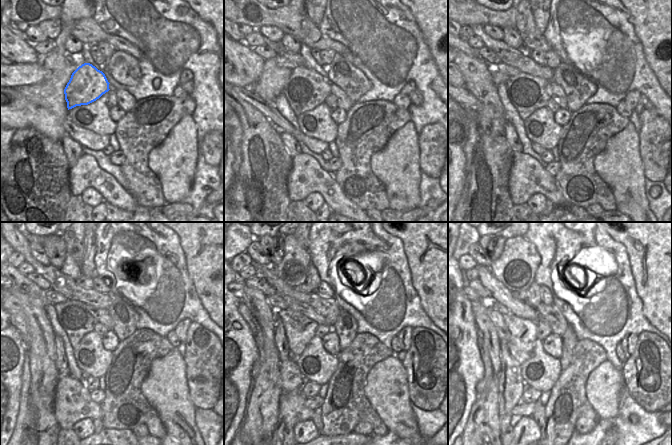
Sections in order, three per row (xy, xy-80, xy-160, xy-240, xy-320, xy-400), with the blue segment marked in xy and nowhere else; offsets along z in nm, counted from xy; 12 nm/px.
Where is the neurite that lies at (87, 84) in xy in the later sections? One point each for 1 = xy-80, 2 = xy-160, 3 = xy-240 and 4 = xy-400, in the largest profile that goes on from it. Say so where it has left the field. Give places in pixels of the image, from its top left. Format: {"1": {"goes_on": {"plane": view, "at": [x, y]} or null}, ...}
{"1": {"goes_on": {"plane": "xy-80", "at": [305, 89]}}, "2": {"goes_on": {"plane": "xy-160", "at": [527, 93]}}, "3": {"goes_on": {"plane": "xy-240", "at": [75, 319]}}, "4": {"goes_on": {"plane": "xy-400", "at": [522, 332]}}}

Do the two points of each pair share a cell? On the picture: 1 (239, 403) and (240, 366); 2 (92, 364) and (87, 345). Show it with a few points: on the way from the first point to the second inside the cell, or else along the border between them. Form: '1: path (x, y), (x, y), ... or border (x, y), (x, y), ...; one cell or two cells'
1: path (239, 394), (239, 375); one cell
2: path (92, 359), (89, 350); one cell

